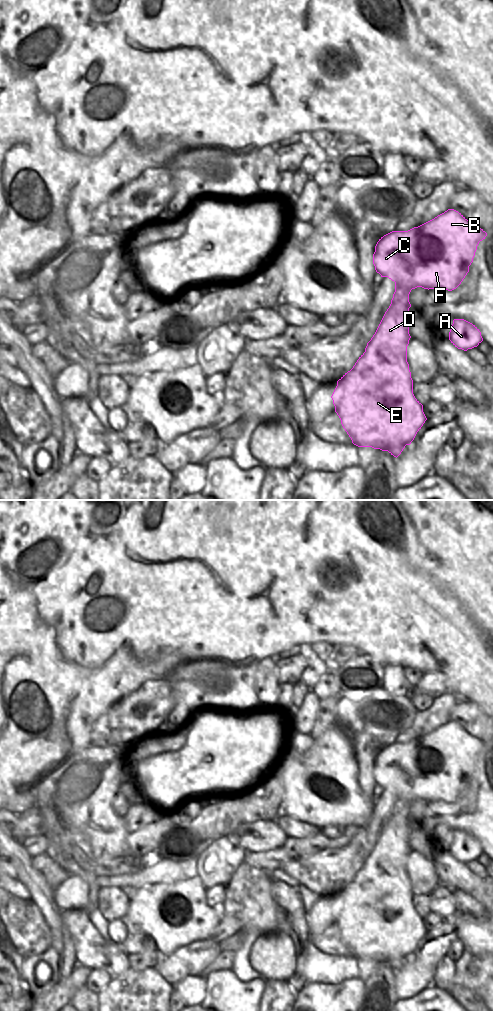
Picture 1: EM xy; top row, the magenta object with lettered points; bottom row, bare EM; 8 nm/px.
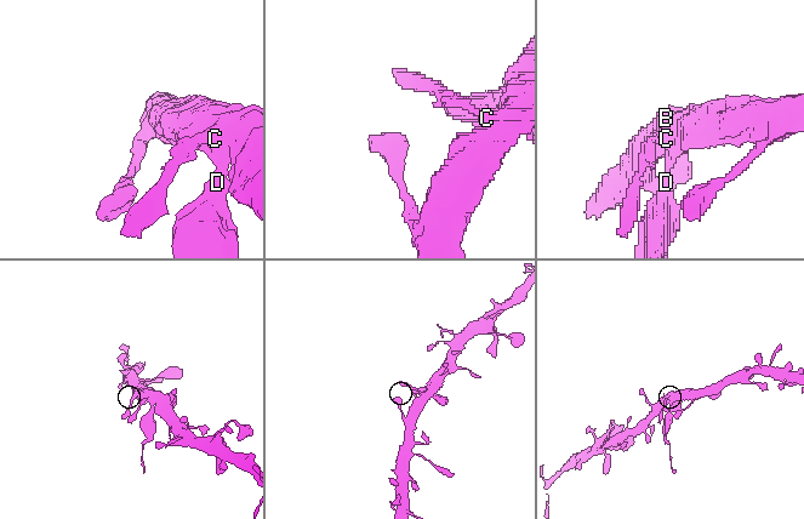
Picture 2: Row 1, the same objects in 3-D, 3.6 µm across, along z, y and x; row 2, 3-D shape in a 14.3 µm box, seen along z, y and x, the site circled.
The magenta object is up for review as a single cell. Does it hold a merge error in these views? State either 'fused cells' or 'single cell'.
single cell

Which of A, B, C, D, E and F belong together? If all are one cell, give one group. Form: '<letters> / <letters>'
A B C D E F

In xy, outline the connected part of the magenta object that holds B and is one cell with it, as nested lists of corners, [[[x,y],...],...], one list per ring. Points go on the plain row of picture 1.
[[[448,721],[434,731],[408,743],[392,743],[379,751],[373,766],[373,776],[381,789],[388,789],[395,794],[395,804],[391,816],[385,824],[375,846],[367,855],[365,864],[359,869],[353,880],[338,893],[331,908],[335,924],[352,955],[358,959],[372,959],[388,963],[398,969],[406,957],[410,957],[417,944],[427,932],[423,917],[413,906],[413,892],[407,874],[407,858],[411,850],[407,832],[409,830],[409,806],[412,801],[456,801],[473,774],[477,758],[487,745],[468,733],[461,725]]]

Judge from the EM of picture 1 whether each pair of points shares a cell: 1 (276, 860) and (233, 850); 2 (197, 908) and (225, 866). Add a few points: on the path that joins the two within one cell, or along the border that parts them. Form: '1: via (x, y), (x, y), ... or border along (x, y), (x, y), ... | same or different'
1: border along (247, 851), (242, 860) | different
2: border along (197, 876), (205, 888) | different

